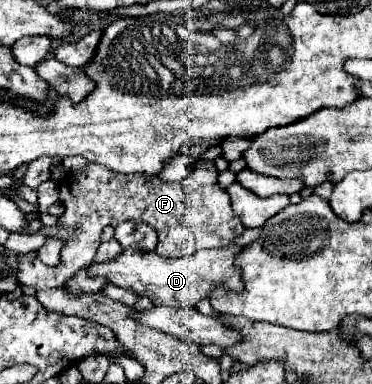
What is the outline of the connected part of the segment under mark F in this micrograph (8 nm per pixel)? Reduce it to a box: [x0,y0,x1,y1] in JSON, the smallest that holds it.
[18,160,244,288]

